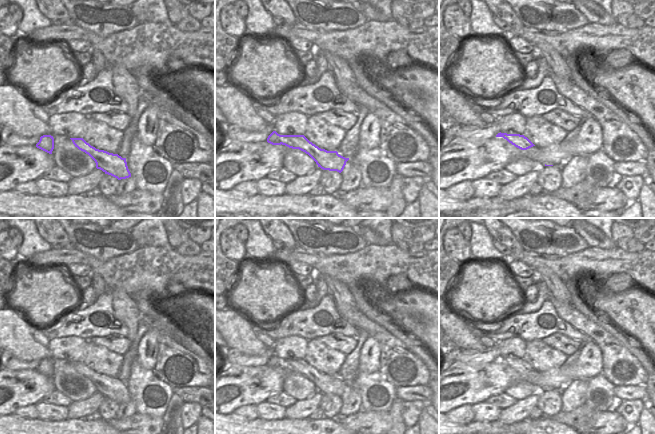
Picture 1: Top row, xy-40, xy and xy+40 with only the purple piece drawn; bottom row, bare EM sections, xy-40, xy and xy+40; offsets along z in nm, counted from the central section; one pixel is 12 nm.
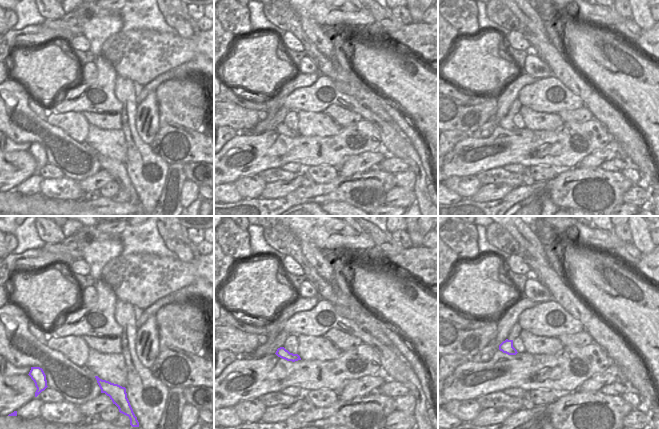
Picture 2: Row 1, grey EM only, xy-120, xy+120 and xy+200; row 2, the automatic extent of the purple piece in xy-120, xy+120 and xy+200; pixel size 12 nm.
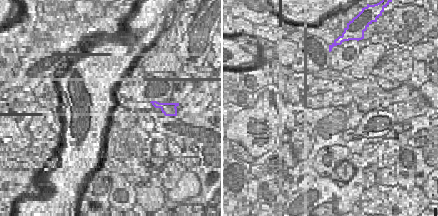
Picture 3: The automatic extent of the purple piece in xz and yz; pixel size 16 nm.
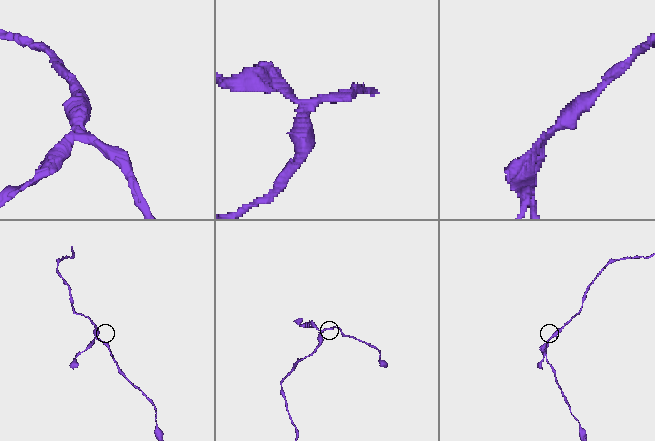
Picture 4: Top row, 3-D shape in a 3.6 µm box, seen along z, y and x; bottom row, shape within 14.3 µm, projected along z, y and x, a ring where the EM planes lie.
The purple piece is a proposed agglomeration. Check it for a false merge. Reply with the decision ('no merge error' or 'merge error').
merge error

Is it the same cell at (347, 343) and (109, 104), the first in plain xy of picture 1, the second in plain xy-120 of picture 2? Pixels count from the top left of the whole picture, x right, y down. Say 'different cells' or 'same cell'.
different cells

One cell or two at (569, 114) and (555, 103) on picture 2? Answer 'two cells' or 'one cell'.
two cells

